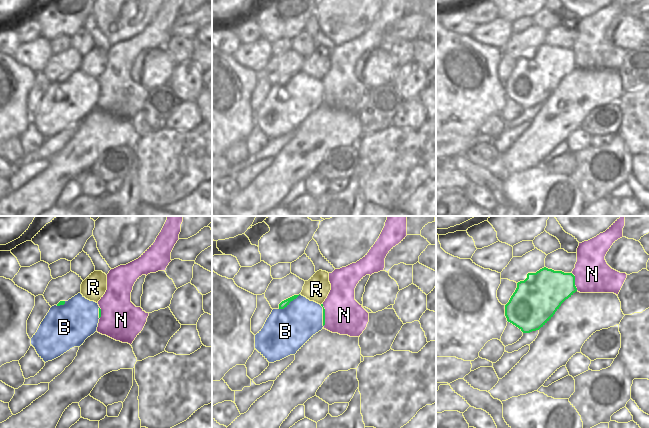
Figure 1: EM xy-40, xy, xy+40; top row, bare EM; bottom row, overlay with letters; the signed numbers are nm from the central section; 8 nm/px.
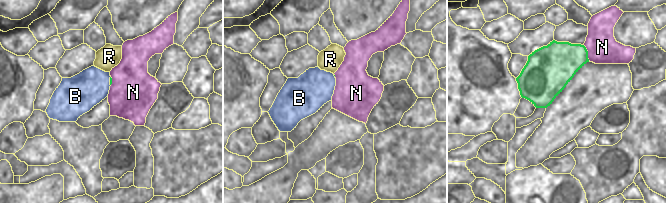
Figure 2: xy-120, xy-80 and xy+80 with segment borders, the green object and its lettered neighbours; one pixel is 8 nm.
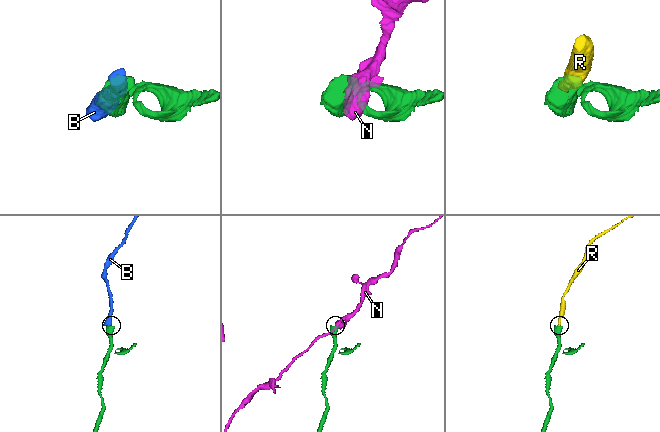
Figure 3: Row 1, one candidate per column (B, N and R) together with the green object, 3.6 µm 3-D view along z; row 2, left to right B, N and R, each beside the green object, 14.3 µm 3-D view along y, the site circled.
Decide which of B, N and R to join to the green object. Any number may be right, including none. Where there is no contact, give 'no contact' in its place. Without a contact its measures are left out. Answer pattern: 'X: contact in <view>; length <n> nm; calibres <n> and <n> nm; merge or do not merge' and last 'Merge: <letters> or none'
B: contact in xy; length 220 nm; calibres 60 and 360 nm; merge
N: contact in xy+40; length 160 nm; calibres 320 and 280 nm; do not merge
R: no contact; do not merge
Merge: B

